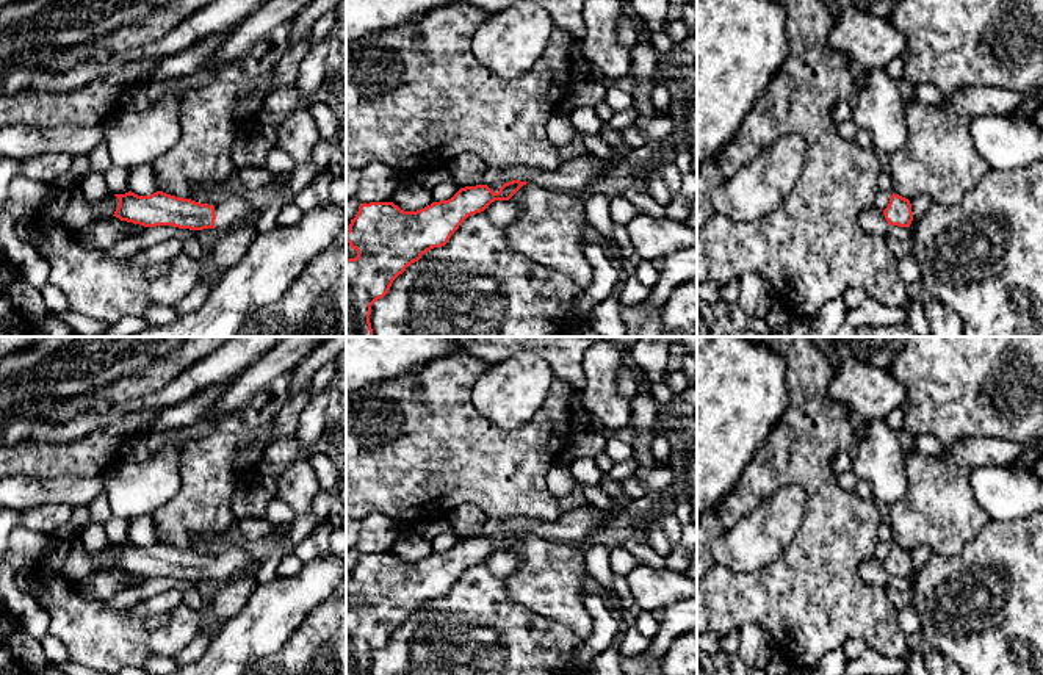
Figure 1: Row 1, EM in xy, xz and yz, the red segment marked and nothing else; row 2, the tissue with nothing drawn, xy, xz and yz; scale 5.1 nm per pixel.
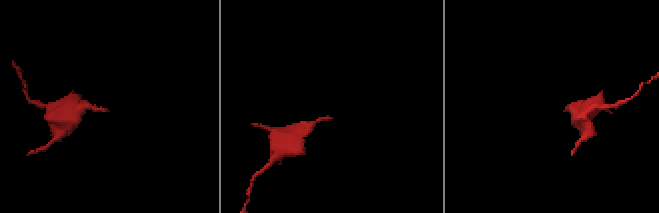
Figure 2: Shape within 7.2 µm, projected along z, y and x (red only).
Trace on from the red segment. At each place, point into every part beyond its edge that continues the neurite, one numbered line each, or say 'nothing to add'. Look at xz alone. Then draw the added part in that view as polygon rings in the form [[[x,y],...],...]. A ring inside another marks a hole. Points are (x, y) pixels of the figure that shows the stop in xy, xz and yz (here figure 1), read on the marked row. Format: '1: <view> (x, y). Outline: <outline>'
nothing to add

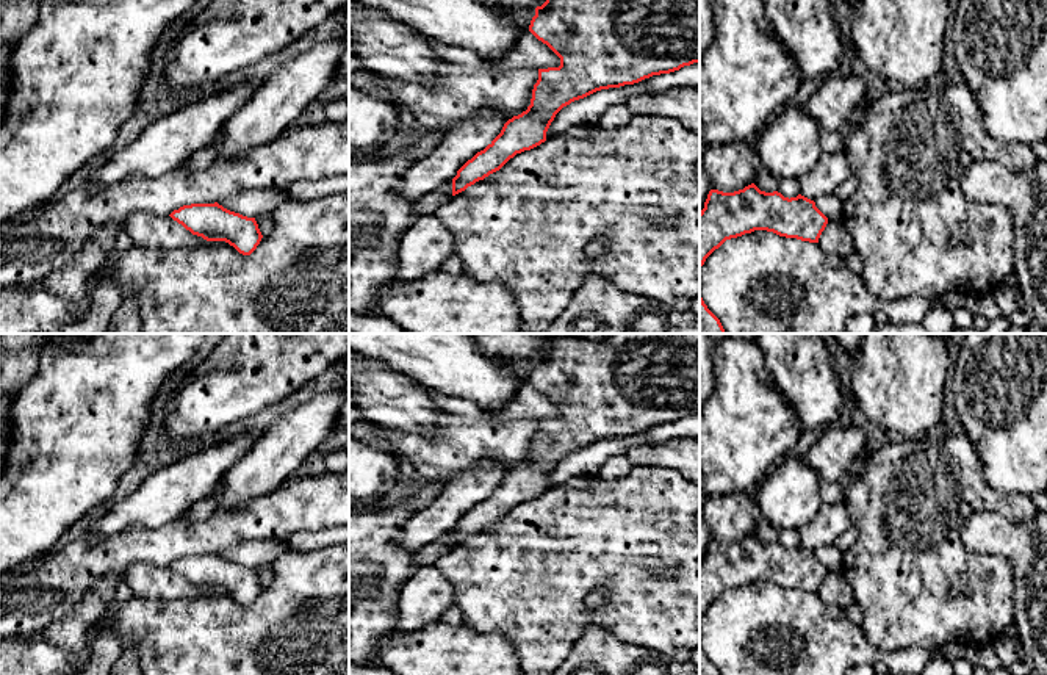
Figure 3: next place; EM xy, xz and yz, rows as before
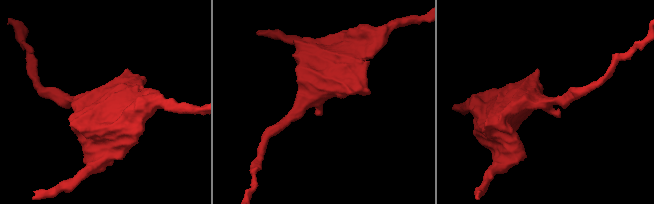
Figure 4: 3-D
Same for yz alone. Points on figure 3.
nothing to add

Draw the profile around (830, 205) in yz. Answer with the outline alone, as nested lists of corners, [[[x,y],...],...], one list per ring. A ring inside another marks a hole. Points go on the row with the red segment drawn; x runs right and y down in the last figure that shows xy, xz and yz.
[[[836,194],[819,196],[814,202],[815,207],[828,218],[828,221],[842,218],[844,200],[840,200]]]

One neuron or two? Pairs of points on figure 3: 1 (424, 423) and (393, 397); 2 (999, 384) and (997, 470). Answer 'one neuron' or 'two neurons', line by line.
1: one neuron
2: one neuron

